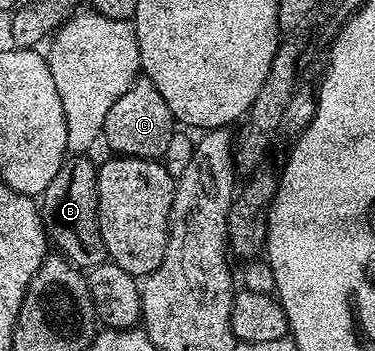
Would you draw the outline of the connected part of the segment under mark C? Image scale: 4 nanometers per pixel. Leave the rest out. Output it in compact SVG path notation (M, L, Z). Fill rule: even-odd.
M146 76L135 79L129 87L109 108L109 116L105 116L105 124L101 135L102 141L116 155L124 158L153 158L162 159L169 145L170 137L177 131L177 123L169 112L169 104L165 104L165 96L157 92L157 88Z

